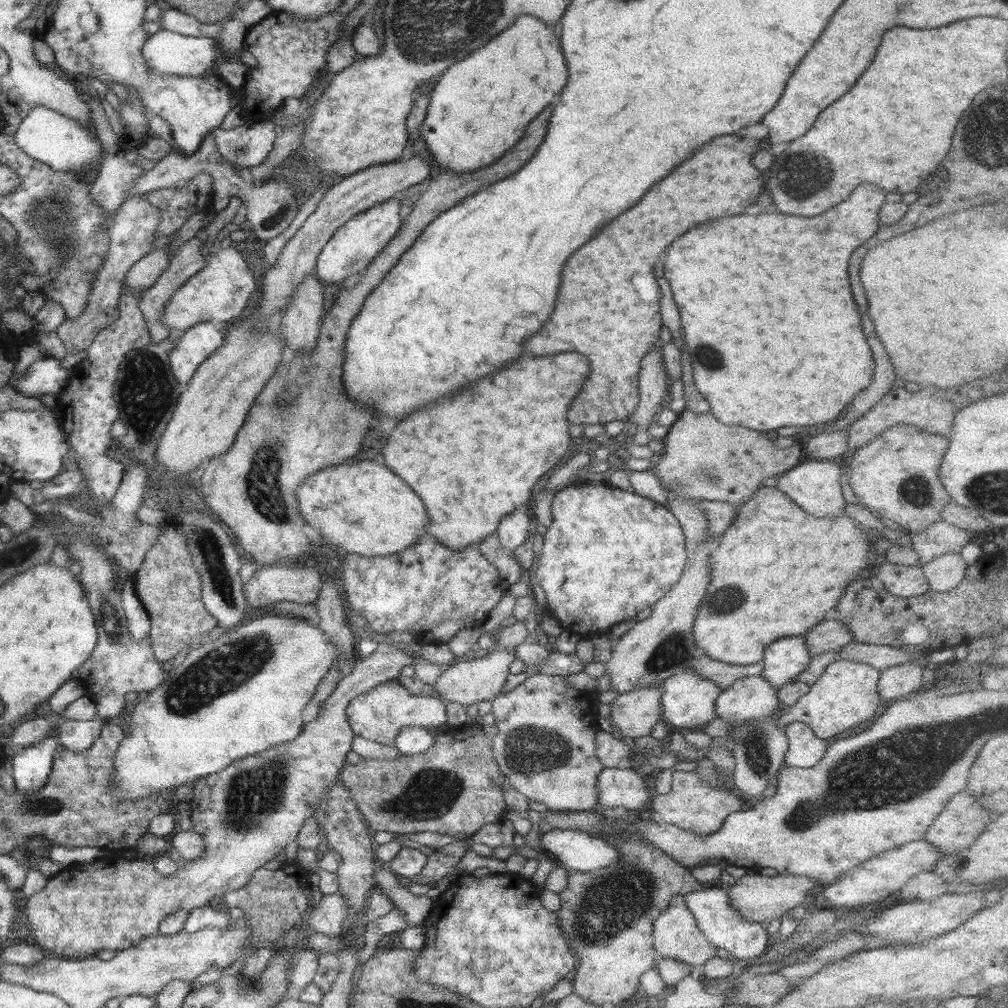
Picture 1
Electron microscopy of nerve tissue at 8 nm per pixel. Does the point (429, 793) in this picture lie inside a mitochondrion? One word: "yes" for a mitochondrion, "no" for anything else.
yes

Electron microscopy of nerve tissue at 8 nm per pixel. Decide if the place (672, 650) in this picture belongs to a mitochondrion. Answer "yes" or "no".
yes

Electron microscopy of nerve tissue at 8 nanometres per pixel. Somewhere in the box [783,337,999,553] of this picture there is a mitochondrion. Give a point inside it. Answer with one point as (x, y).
(915, 489)

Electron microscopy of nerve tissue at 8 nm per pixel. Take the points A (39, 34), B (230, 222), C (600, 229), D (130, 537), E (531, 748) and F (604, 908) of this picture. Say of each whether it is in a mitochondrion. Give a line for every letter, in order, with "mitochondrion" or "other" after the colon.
A: other
B: other
C: other
D: other
E: mitochondrion
F: mitochondrion

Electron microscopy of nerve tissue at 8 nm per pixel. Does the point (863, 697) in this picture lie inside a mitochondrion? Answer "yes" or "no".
no

